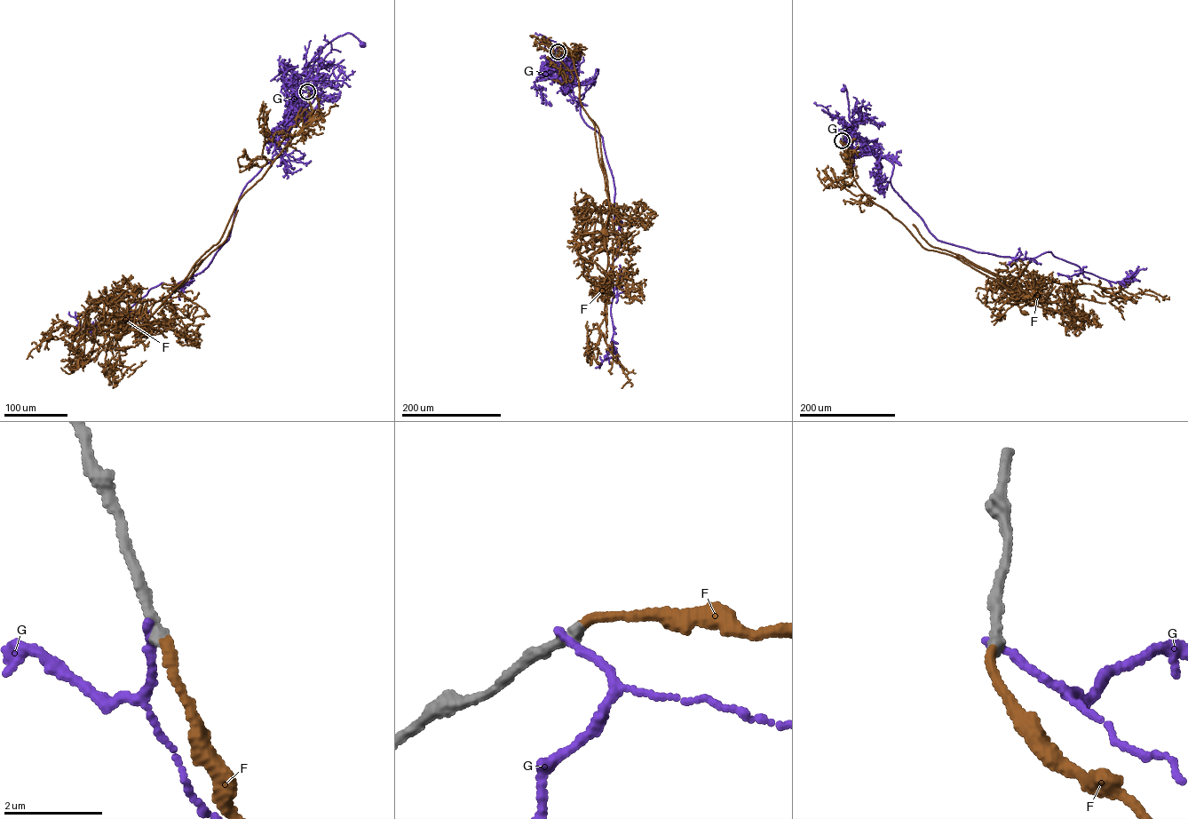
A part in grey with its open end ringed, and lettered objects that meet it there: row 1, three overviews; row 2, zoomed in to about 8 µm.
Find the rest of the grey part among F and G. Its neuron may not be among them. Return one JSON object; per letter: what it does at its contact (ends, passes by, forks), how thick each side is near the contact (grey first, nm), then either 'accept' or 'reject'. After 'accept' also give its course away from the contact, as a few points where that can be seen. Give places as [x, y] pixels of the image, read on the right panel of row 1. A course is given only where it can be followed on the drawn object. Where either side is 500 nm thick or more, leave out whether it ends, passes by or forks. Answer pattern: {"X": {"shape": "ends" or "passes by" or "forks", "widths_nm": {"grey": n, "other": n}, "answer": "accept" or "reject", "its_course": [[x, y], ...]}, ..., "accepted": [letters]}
{"F": {"shape": "ends", "widths_nm": {"grey": 240, "other": 180}, "answer": "accept", "its_course": [[842, 140], [858, 186], [922, 247], [952, 255], [1018, 294], [1035, 290], [1036, 298], [1020, 308], [1024, 312]]}, "G": {"shape": "ends", "widths_nm": {"grey": 260, "other": 150}, "answer": "reject"}, "accepted": ["F"]}

